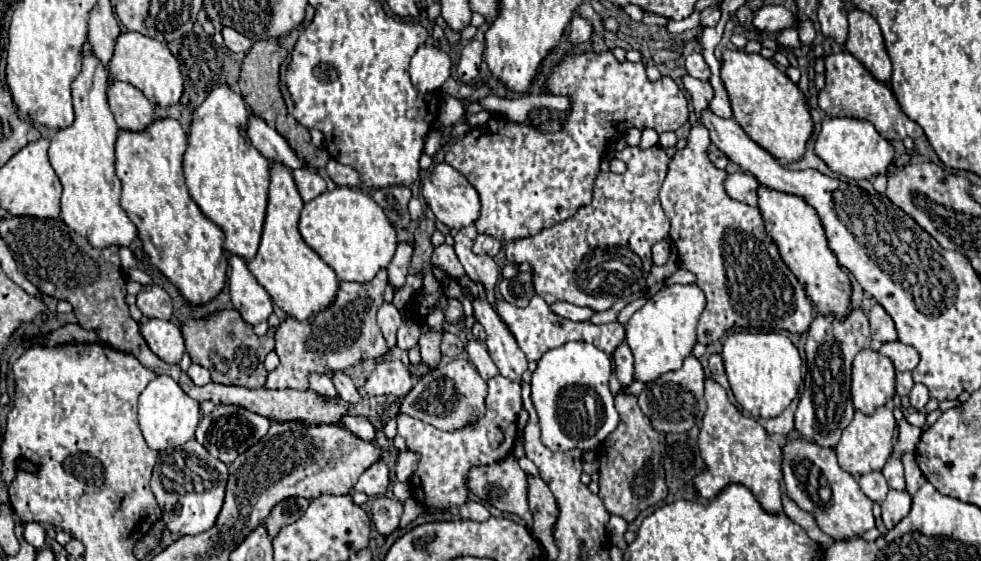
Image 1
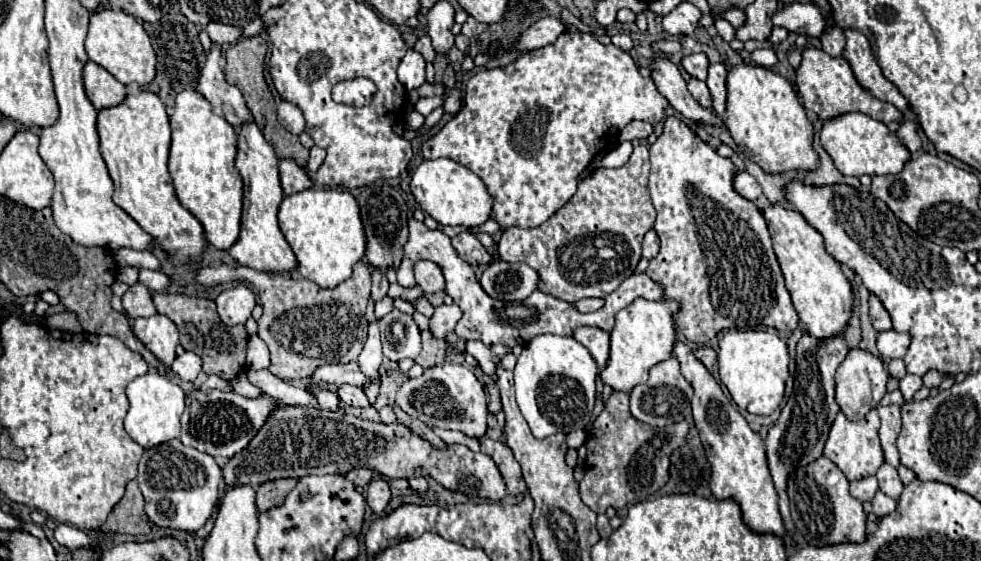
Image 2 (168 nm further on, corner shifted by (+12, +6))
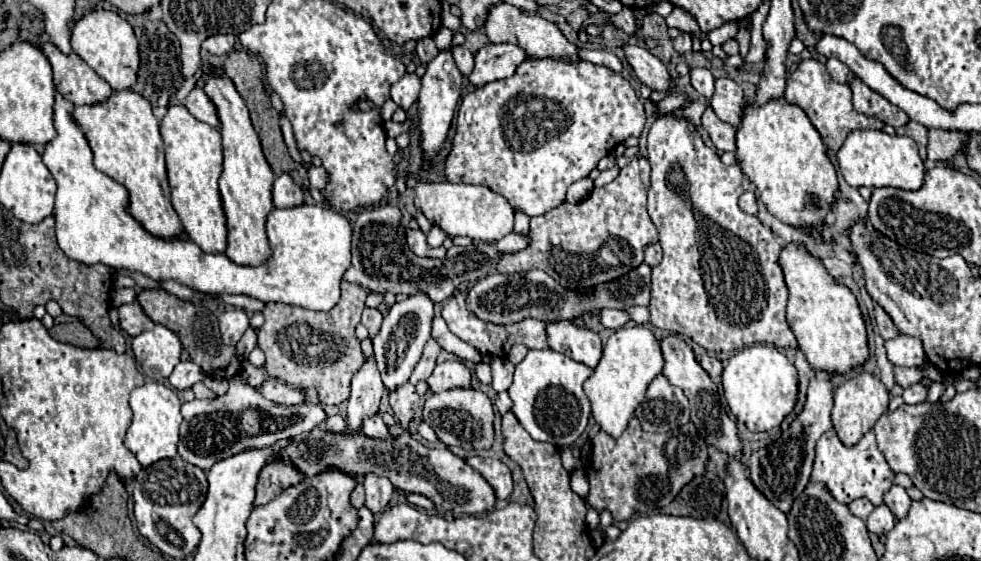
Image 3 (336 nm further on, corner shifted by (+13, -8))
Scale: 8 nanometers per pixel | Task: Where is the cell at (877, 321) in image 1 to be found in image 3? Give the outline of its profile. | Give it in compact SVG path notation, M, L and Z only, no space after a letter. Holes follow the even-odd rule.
M875 306L875 318L877 318L877 326L879 326L879 332L885 340L891 340L899 334L899 330L895 328L893 320L887 316L887 312L881 308L881 306Z

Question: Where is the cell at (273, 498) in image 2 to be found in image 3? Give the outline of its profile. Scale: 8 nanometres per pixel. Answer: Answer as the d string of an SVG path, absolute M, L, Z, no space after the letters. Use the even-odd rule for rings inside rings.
M271 458L259 472L255 506L271 502L275 496L279 496L285 488L297 484L301 478L303 478L303 472L299 472L289 460Z

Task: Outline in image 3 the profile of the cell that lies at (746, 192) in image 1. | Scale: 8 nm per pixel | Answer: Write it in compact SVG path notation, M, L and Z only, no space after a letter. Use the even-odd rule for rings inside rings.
M753 192L741 194L739 206L741 206L741 210L747 212L747 214L757 214L757 198L755 198L755 194L753 194Z

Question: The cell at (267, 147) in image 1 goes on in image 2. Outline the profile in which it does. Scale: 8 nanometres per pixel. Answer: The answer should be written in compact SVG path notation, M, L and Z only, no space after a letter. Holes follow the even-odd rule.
M218 44L210 48L210 54L206 60L206 66L202 68L202 76L196 90L206 100L210 100L214 106L214 112L226 118L226 122L232 124L234 128L240 128L252 122L252 112L248 110L242 92L224 80L222 50Z

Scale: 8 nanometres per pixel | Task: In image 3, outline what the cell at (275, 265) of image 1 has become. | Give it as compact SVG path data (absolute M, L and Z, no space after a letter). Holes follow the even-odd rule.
M203 62L201 80L203 80L205 94L217 108L217 116L221 124L219 130L223 138L223 174L219 178L219 194L221 194L225 222L227 222L225 254L237 264L259 266L267 262L271 256L267 234L265 234L265 218L273 210L271 186L275 174L261 152L259 136L251 126L249 110L245 106L245 100L235 90L235 84L225 74L217 74L217 66L209 62Z

